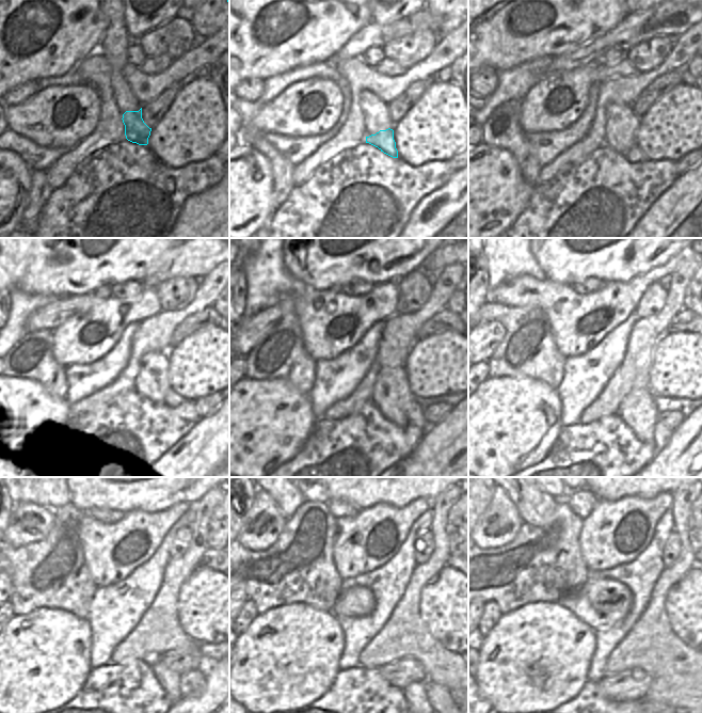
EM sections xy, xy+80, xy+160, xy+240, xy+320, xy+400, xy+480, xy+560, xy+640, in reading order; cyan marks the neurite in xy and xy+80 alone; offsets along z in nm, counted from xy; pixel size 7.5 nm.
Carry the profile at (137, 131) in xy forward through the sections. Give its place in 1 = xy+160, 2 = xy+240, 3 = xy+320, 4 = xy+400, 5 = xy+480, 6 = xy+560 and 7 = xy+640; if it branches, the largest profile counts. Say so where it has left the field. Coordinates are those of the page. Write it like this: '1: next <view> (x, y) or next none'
1: next xy+160 (635, 154)
2: next xy+240 (171, 399)
3: next xy+320 (414, 412)
4: next xy+400 (661, 433)
5: next xy+480 (192, 683)
6: next xy+560 (436, 694)
7: next none

